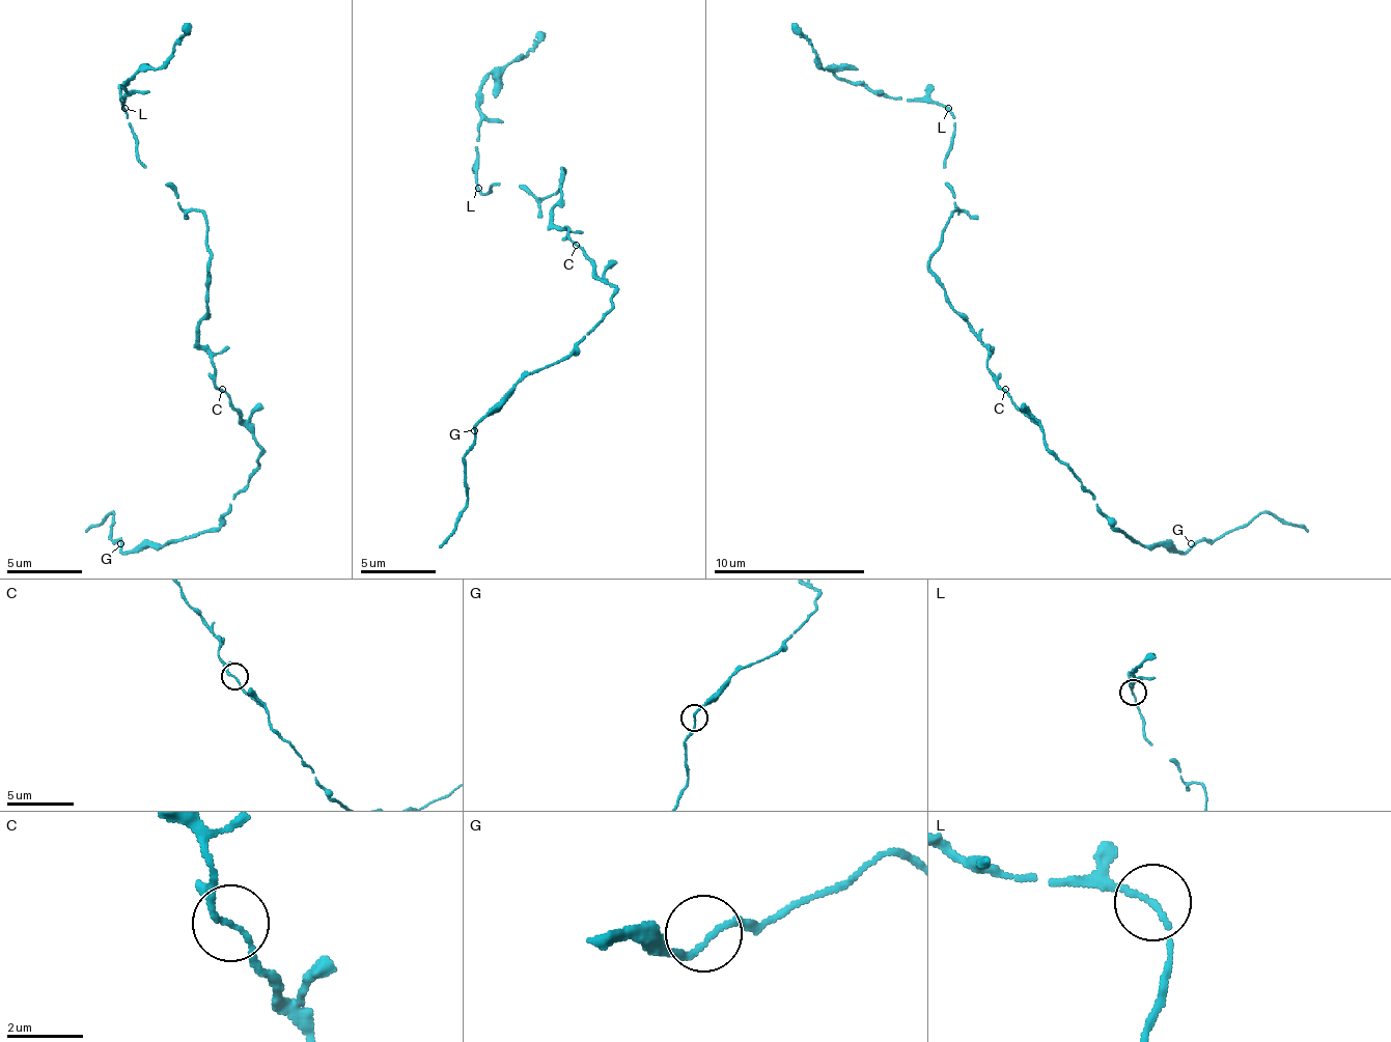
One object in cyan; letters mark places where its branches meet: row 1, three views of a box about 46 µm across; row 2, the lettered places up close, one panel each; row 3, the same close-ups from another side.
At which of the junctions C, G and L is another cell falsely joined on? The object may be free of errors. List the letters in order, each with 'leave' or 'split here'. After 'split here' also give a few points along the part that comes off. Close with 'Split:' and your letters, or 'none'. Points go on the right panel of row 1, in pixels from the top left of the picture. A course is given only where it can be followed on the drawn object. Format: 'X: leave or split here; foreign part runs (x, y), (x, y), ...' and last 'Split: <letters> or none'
C: leave
G: leave
L: leave
Split: none

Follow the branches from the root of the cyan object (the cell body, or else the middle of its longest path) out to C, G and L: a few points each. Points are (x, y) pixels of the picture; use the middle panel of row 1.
C: (557, 225), (561, 229), (565, 225), (568, 236), (577, 245)
G: (557, 225), (568, 229), (591, 271), (614, 289), (611, 309), (565, 358), (527, 373), (474, 430)
L: (557, 225), (561, 168), (561, 188), (543, 199), (520, 184), (497, 184), (485, 195), (478, 188)

